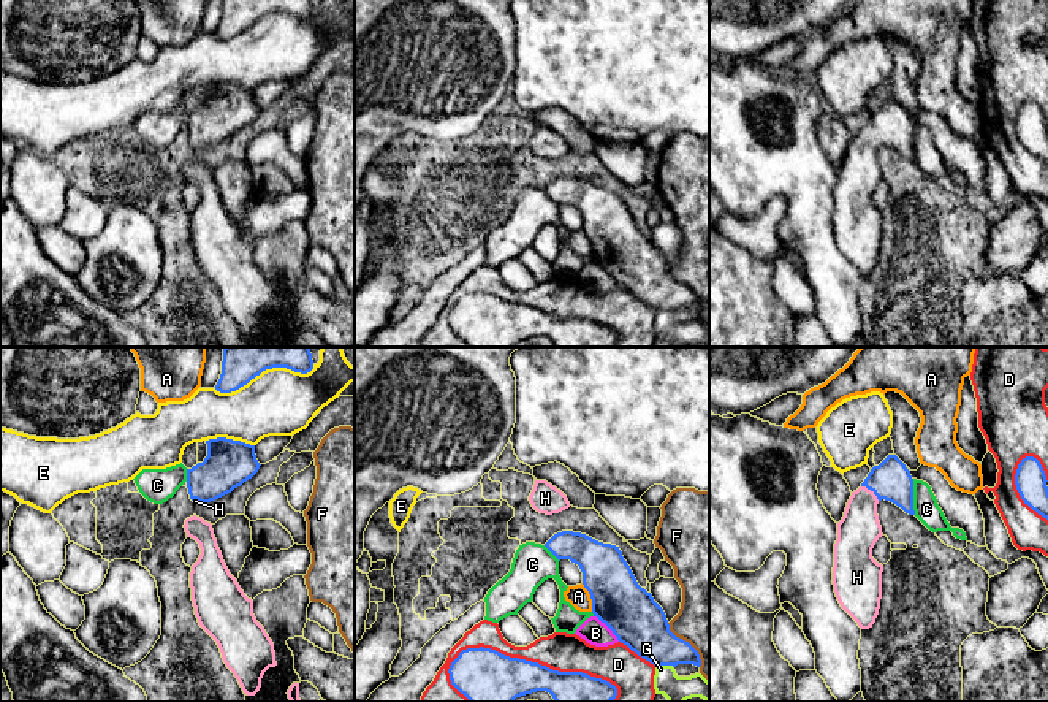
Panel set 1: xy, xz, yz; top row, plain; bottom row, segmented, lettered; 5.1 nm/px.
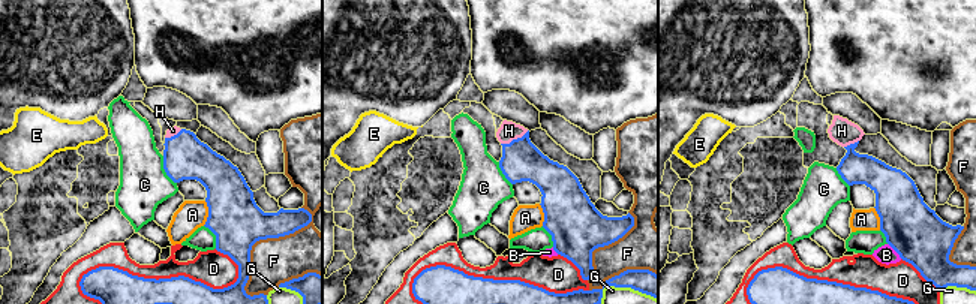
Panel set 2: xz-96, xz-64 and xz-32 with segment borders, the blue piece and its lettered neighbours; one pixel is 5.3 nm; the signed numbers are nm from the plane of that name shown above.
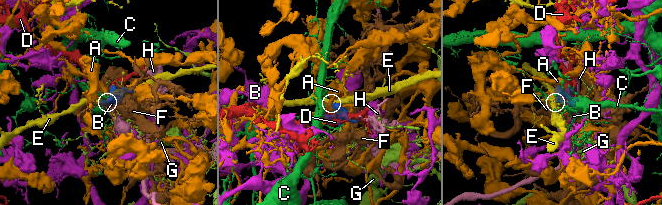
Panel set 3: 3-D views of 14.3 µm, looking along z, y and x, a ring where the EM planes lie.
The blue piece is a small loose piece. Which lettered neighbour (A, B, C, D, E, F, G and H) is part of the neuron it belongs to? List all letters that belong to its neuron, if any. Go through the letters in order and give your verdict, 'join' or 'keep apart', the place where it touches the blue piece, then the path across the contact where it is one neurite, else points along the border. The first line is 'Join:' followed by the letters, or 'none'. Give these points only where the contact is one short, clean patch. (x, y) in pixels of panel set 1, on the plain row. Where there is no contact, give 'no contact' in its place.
Join: H
A: keep apart | xz (591, 243)
B: keep apart | xz (608, 271) | along xz (594, 260), (619, 286)
C: keep apart | yz (912, 141)
D: keep apart | xz (534, 308)
E: keep apart | xy (265, 15)
F: keep apart | xz (687, 287)
G: keep apart | xz (664, 309)
H: join | yz (871, 135) | across yz (890, 125), (871, 135), (861, 151), (858, 175)

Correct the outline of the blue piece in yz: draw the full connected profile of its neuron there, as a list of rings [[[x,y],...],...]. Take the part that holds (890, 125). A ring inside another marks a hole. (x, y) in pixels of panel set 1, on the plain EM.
[[[888,100],[871,114],[861,132],[852,138],[837,168],[834,238],[841,252],[861,274],[872,273],[882,244],[883,211],[872,203],[872,193],[883,181],[877,160],[877,149],[882,144],[915,160],[913,124],[896,100]]]

